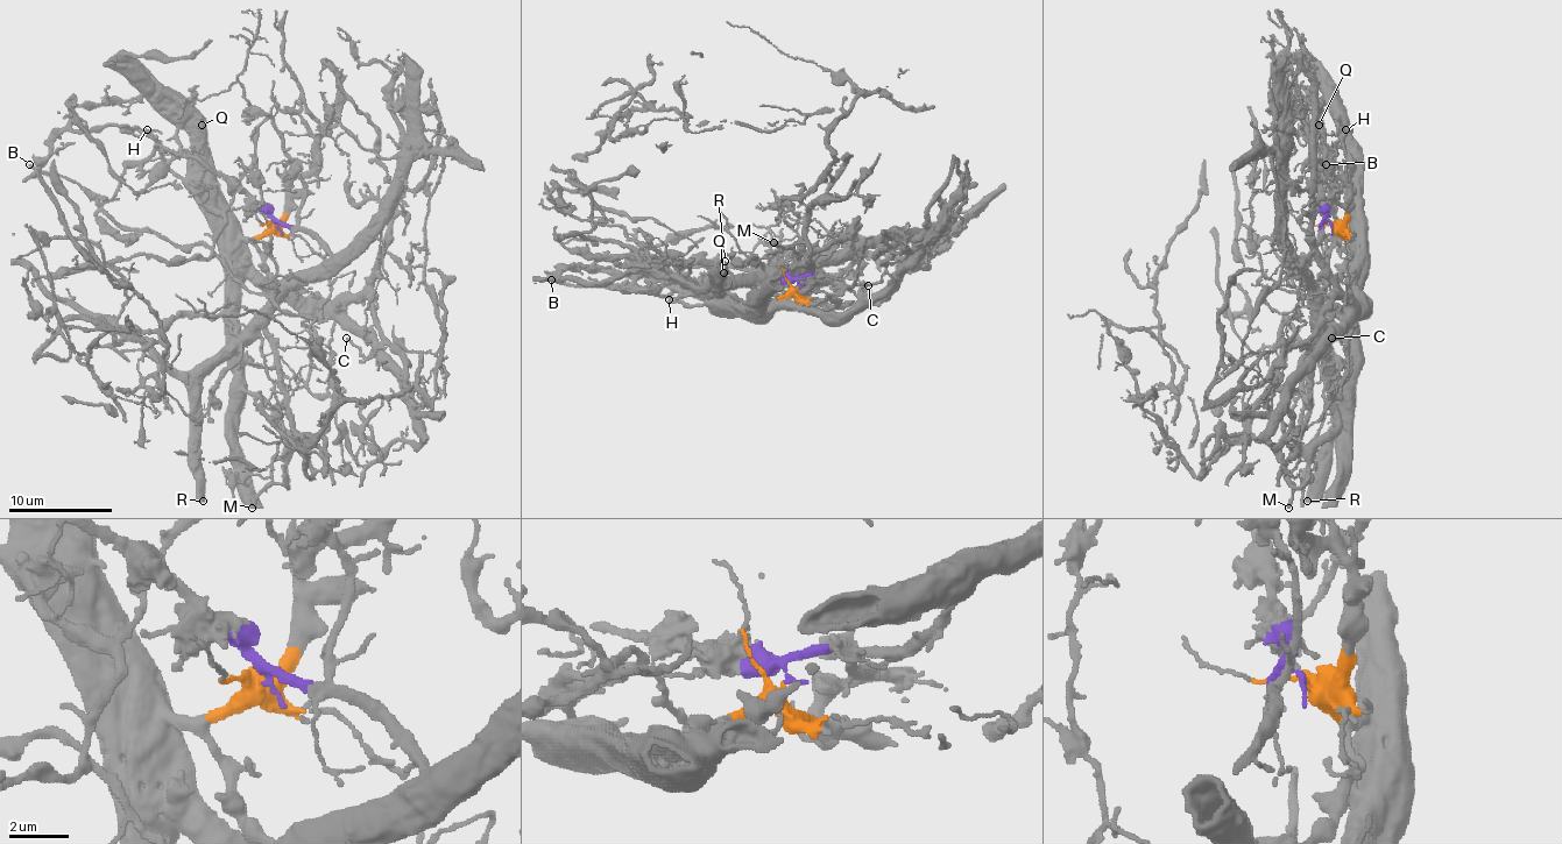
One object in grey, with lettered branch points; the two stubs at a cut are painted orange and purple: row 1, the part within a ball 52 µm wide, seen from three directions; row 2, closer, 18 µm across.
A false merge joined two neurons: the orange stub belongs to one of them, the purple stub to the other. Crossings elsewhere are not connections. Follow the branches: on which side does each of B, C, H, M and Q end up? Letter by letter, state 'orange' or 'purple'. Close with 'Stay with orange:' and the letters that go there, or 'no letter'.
B: purple
C: orange
H: orange
M: orange
Q: orange
Stay with orange: C, H, M, Q

